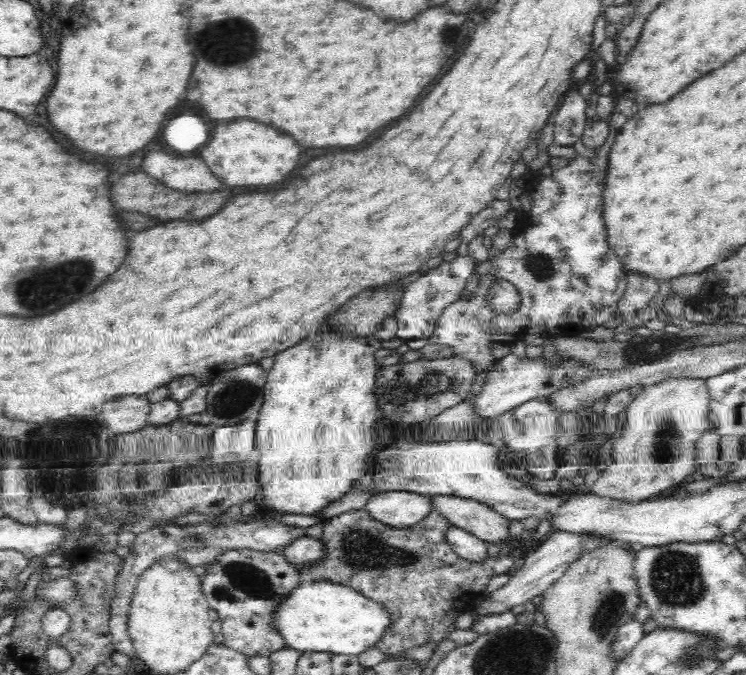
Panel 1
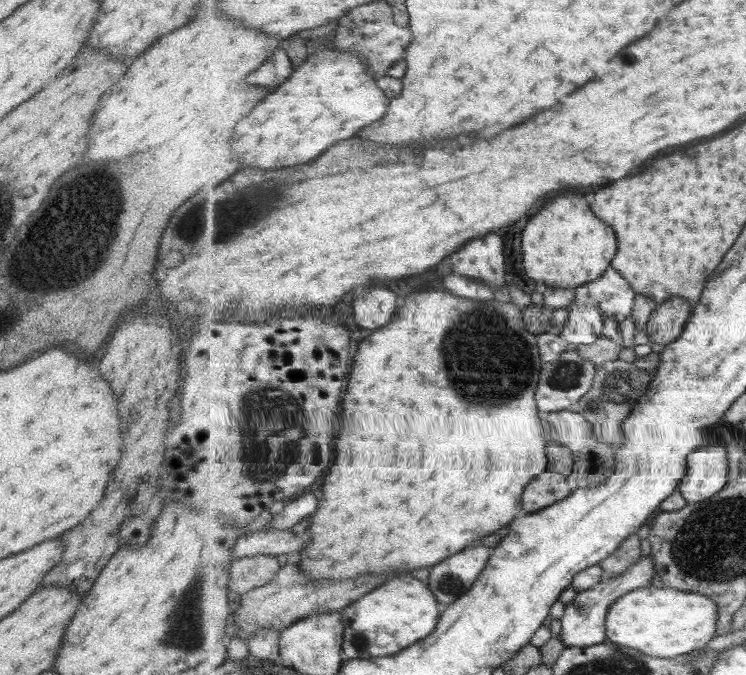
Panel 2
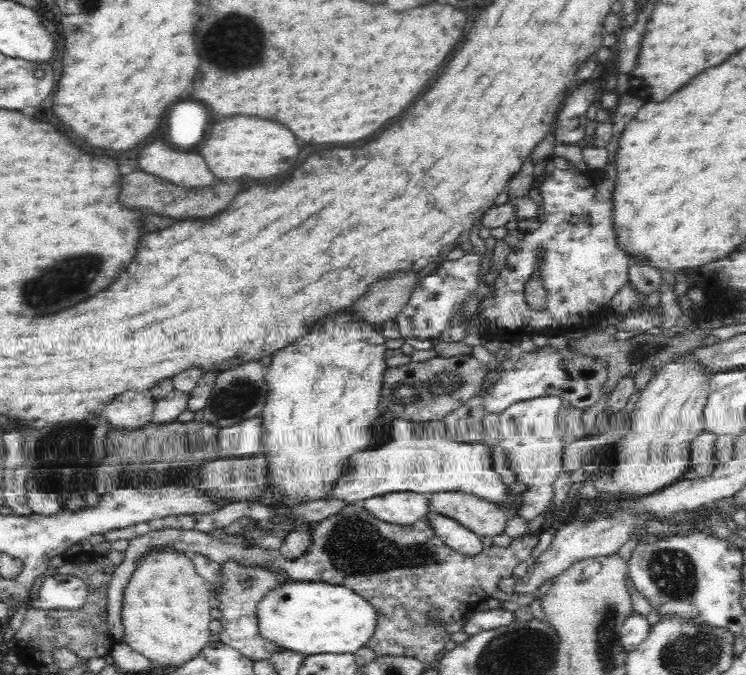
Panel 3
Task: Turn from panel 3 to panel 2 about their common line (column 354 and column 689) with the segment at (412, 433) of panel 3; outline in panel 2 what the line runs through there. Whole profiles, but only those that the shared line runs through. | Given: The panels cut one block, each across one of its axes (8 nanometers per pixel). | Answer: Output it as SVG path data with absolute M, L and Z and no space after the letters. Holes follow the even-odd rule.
M709 445L689 454L687 474L678 487L689 503L701 502L720 493L730 479L728 450Z

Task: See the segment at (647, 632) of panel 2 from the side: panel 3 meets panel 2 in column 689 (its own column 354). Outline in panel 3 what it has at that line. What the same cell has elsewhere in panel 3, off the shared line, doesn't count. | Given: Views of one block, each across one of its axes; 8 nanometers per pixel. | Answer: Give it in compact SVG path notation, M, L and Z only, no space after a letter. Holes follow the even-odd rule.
M286 581L266 594L258 604L258 627L262 638L272 641L278 650L292 650L308 656L312 654L355 654L360 648L368 646L370 638L378 628L378 611L368 600L356 595L345 586L328 582Z

